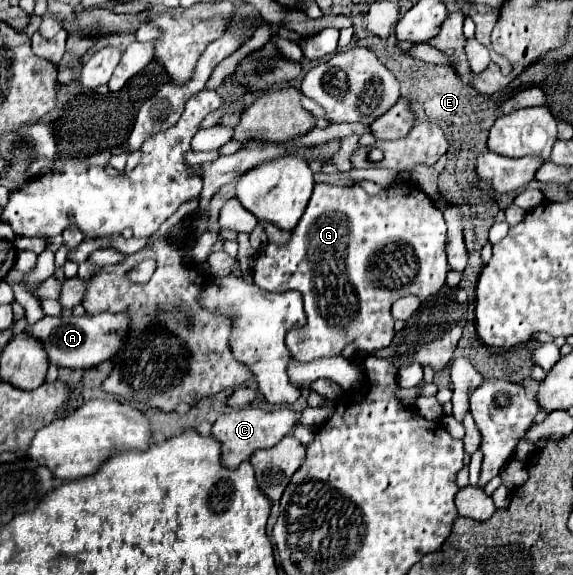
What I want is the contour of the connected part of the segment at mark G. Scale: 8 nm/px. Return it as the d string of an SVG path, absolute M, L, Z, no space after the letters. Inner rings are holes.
M414 183L402 187L388 187L378 195L368 195L360 185L336 187L316 185L310 203L298 221L288 245L266 245L256 259L254 283L270 293L298 291L304 297L304 311L308 325L288 333L288 349L292 357L308 363L322 357L338 357L344 347L354 343L362 353L376 353L388 347L394 339L394 321L390 307L396 299L416 295L426 299L438 293L446 281L446 223L442 211L434 207L432 199Z

